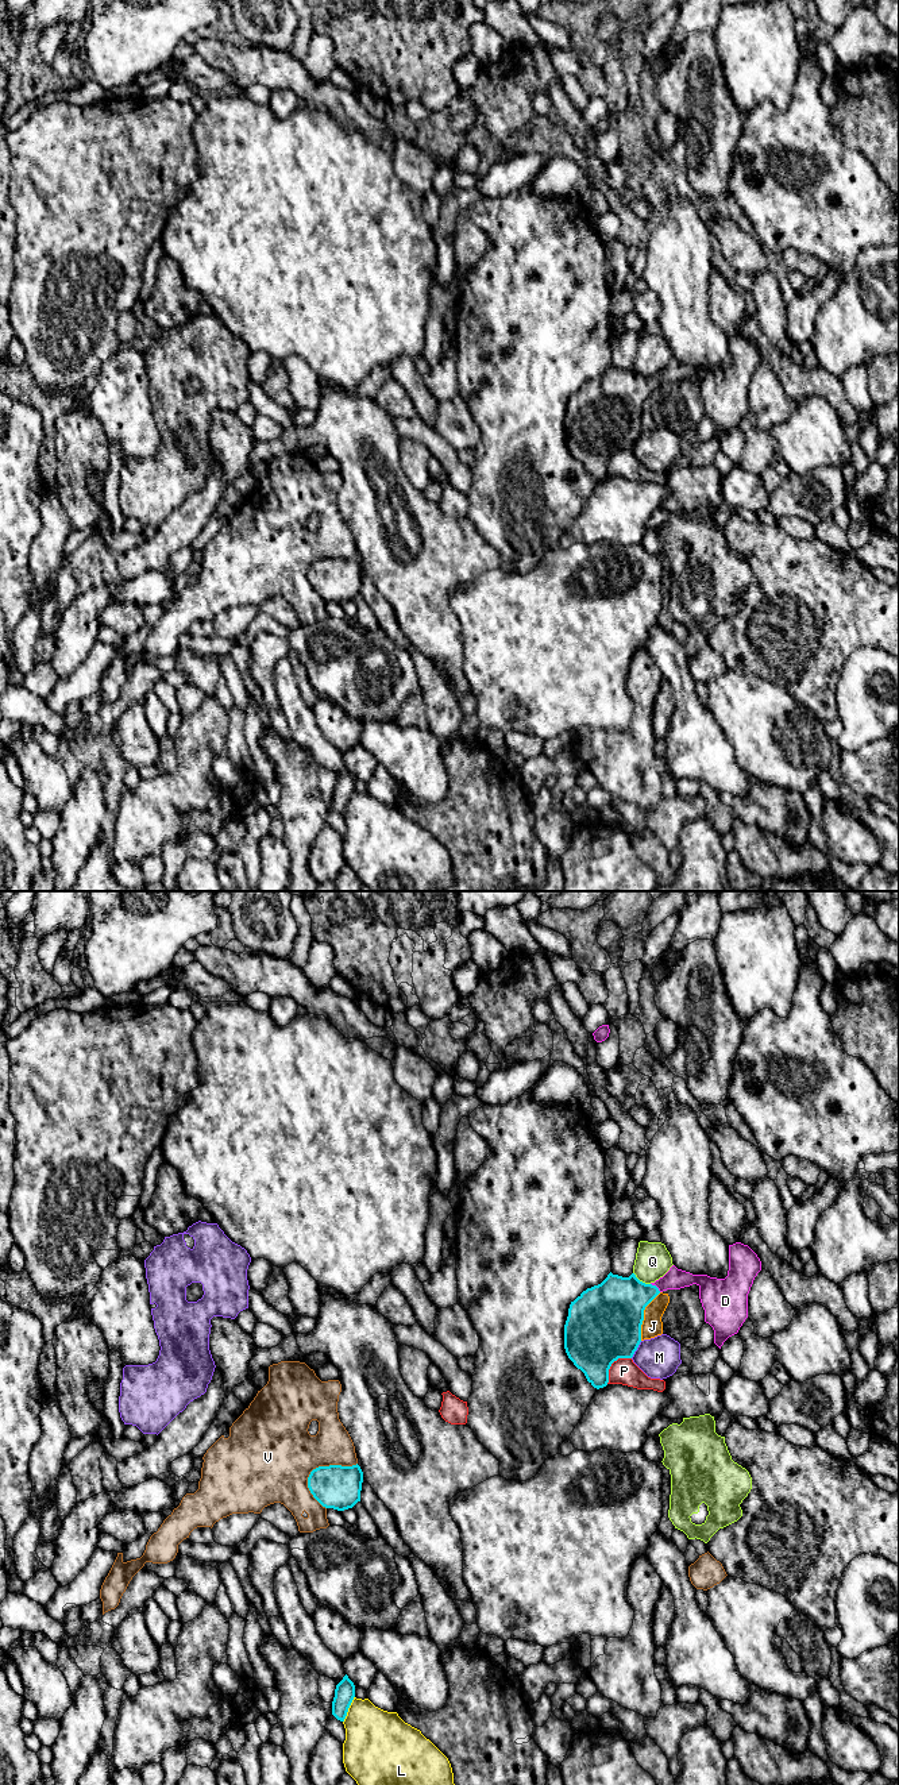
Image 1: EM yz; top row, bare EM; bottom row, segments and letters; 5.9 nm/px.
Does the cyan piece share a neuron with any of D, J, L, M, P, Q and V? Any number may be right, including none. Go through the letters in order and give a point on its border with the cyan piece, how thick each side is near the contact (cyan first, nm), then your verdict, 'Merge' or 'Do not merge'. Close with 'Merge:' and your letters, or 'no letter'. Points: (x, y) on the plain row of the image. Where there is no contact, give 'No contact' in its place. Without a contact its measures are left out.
D: Touches cyan at yz (656, 380). Thickness 320 nm (cyan) against 130 nm. Merge
J: Touches cyan at yz (643, 409). Thickness 440 nm (cyan) against 130 nm. Do not merge
L: Touches cyan at yz (347, 802). Thickness 120 nm (cyan) against 360 nm. Do not merge
M: Touches cyan at yz (636, 442). Thickness 440 nm (cyan) against 240 nm. Do not merge
P: Touches cyan at yz (612, 455). Thickness 440 nm (cyan) against 160 nm. Do not merge
Q: Touches cyan at yz (641, 374). Thickness 360 nm (cyan) against 220 nm. Do not merge
V: Touches cyan at yz (321, 559). Thickness 260 nm (cyan) against 400 nm. Do not merge
Merge: D

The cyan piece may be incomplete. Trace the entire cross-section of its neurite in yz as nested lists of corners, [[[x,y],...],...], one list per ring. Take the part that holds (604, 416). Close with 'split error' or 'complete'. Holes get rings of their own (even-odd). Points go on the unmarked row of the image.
[[[736,335],[729,338],[729,363],[725,371],[692,367],[675,358],[651,377],[640,374],[634,366],[622,370],[610,365],[601,377],[587,381],[571,394],[564,417],[566,446],[594,481],[606,479],[611,456],[618,451],[632,451],[641,435],[645,400],[663,383],[680,382],[692,377],[699,379],[705,415],[713,420],[714,436],[721,442],[729,429],[738,425],[748,410],[748,386],[760,363],[761,354],[757,347],[748,338]]]; split error

